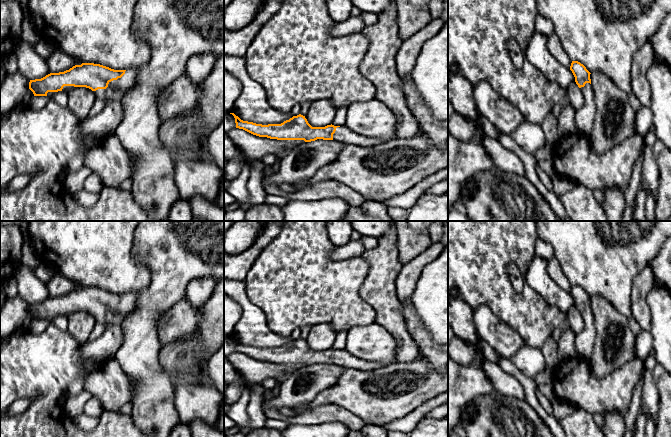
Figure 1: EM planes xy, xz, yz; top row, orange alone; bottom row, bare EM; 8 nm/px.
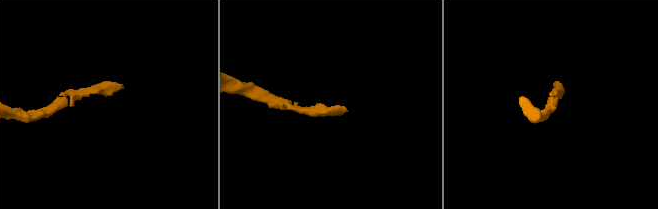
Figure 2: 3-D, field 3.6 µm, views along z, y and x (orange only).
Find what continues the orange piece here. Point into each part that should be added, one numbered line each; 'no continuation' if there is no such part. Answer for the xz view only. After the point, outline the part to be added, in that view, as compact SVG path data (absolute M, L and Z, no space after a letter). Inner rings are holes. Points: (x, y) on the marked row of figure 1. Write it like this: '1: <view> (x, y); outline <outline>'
1: xz (344, 135); outline M346 126L336 128L336 131L333 134L333 140L342 144L350 144L359 147L371 147L385 142L384 140L380 140L378 138L367 138L359 135Z

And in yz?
1: yz (584, 117); outline M586 83L580 88L584 96L584 105L575 113L577 132L589 136L594 125L596 106L593 88L590 83Z

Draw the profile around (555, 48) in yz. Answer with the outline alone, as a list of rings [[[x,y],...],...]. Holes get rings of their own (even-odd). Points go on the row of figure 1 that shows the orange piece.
[[[555,33],[547,37],[547,48],[557,63],[565,66],[566,68],[570,68],[572,61],[569,59],[560,42],[560,39]]]

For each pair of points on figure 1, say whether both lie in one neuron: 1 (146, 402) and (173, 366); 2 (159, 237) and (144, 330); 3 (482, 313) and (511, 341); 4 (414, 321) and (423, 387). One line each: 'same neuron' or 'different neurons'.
1: different neurons
2: same neuron
3: same neuron
4: different neurons

